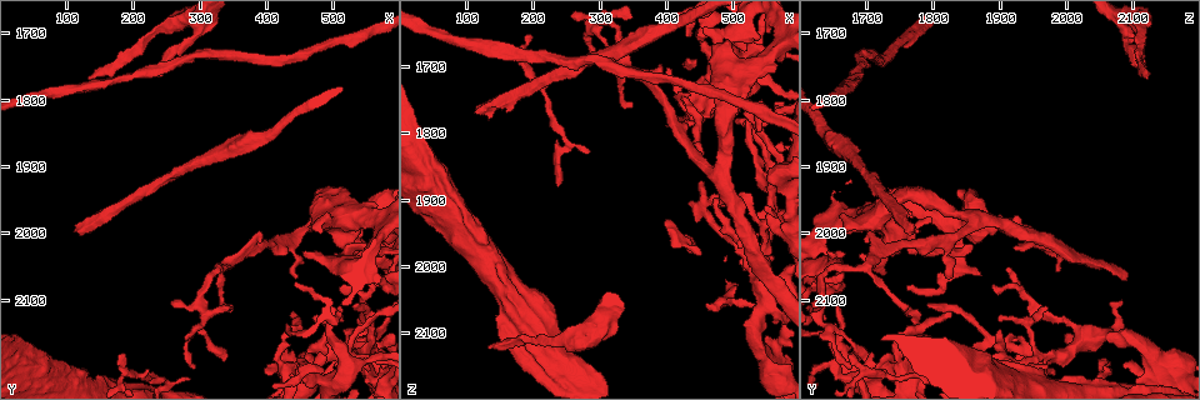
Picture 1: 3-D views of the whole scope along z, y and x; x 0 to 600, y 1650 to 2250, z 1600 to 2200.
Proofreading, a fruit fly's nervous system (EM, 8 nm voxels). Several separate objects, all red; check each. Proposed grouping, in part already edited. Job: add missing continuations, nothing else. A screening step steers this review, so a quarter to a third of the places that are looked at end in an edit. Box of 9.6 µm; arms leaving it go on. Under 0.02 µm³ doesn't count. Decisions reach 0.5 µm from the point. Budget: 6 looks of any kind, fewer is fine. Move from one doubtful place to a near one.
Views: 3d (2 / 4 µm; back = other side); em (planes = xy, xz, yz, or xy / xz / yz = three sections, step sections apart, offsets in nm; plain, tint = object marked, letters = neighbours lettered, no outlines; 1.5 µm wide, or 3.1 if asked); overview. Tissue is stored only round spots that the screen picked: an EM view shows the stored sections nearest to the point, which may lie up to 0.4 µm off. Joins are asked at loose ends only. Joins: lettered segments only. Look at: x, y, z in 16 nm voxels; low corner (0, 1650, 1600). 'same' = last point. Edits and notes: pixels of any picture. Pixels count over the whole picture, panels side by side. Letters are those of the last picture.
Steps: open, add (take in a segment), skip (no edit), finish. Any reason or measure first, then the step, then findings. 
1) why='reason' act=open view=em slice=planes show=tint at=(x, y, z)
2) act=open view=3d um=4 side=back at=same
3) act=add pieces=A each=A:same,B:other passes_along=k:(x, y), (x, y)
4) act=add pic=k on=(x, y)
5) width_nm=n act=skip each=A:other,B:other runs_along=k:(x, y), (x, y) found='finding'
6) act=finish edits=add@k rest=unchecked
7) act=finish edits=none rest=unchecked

why='an open end' act=open view=em slice=xy step=8 show=letters at=(445, 2120, 1825)

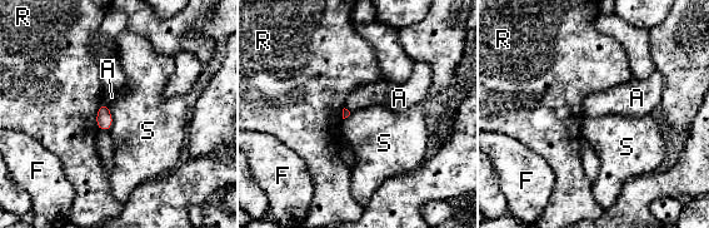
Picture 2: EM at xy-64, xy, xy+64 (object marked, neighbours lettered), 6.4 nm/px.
act=skip each=A:other,F:other,R:other,S:other border=2:(106, 104), (111, 117), (108, 132) found='no lettered segment goes on from it'

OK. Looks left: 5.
why='branch stops here' act=open view=em slice=planes show=letters at=(555, 2210, 1885)

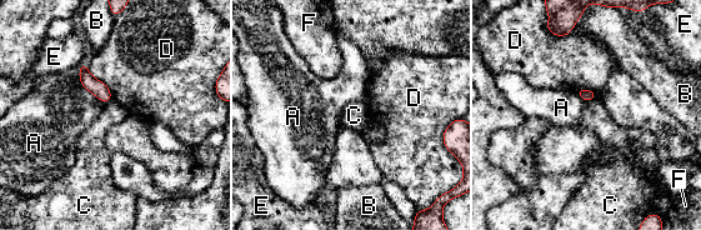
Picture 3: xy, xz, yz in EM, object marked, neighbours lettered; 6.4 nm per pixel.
longest_contact=A:300nm act=skip each=A:other,B:other,C:other,D:other,E:other,F:other border=3:(597, 95), (585, 103) found='none of them fits'

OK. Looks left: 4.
why='branch stops here' act=open view=em slice=planes show=letters at=(110, 1995, 1765)

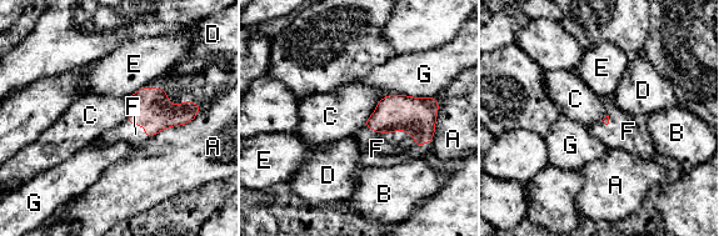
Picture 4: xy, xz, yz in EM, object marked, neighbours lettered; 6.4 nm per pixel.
act=add pieces=F each=A:other,B:other,C:other,D:other,E:other,F:same,G:other found='the cell continues'

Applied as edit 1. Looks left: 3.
act=finish edits=add@4 rest=unchecked

